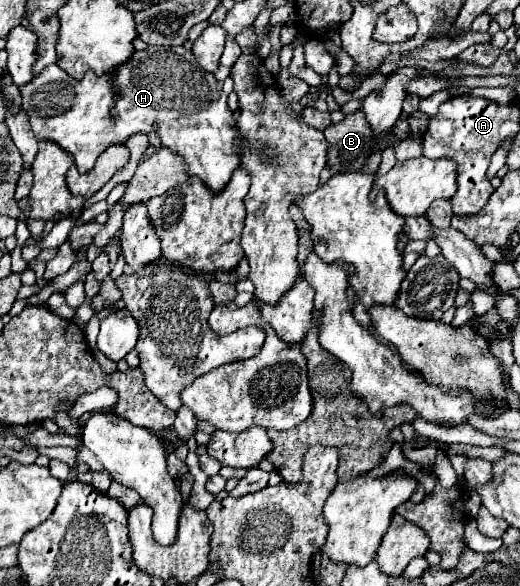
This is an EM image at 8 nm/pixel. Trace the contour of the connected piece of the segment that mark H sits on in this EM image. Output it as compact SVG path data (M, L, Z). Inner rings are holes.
M148 45L144 51L136 51L128 63L124 63L120 69L116 69L114 75L102 75L98 79L88 79L88 75L82 81L72 79L68 73L64 73L58 65L46 67L36 79L20 87L24 111L28 111L28 121L34 131L34 135L42 141L52 141L64 151L68 151L74 157L74 165L78 171L86 173L94 167L98 155L106 151L110 145L124 145L126 139L134 133L150 133L156 131L162 139L162 145L170 151L178 153L188 163L188 175L196 175L202 179L202 183L208 185L212 193L220 193L232 179L232 173L240 167L240 135L236 131L232 111L226 103L226 93L222 91L222 83L216 81L212 73L204 73L192 51L184 47L160 47L160 45ZM116 101L118 117L110 117L110 105Z

